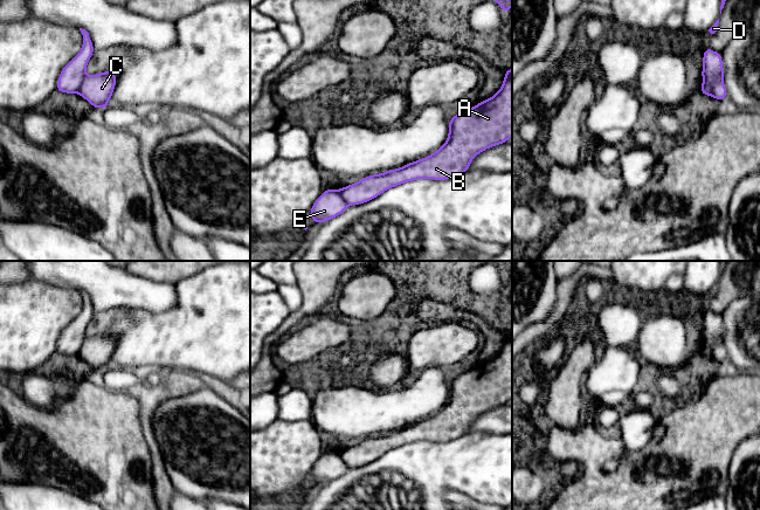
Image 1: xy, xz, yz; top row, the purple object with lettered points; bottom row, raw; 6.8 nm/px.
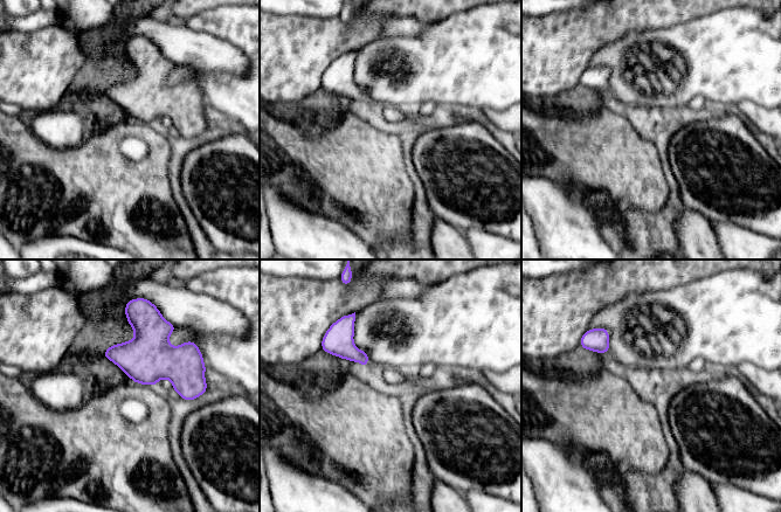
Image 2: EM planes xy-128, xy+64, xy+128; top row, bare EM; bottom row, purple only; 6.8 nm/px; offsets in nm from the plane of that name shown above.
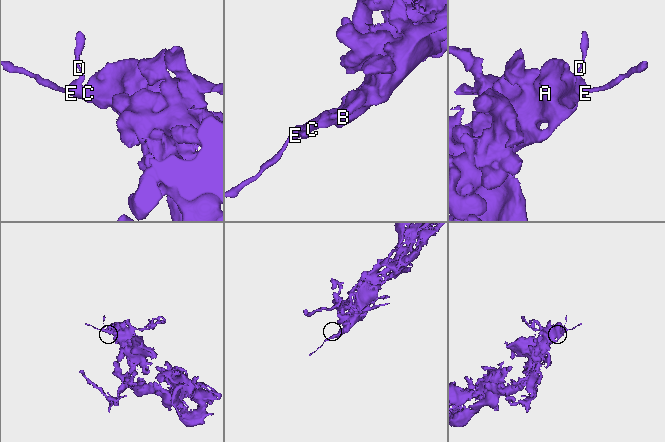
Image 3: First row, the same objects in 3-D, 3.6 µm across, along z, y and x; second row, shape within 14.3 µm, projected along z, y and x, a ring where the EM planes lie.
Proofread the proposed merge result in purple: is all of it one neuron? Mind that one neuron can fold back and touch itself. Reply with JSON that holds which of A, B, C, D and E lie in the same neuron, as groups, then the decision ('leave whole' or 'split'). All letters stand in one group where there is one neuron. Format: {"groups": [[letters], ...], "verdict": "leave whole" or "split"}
{"groups": [["A", "B", "C"], ["D", "E"]], "verdict": "split"}

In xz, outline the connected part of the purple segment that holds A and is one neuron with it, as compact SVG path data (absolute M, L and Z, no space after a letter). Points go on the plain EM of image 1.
M512 330L505 333L502 350L490 360L456 375L449 381L445 405L430 418L412 423L395 432L372 436L339 452L344 463L361 467L373 462L387 452L401 446L419 442L447 442L469 433L472 421L492 408L506 405L512 399Z

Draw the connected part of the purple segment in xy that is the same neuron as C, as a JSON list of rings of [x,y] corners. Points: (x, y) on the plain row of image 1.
[[[112,333],[85,337],[78,357],[87,361],[95,371],[104,371],[111,363],[116,345],[117,337]]]

